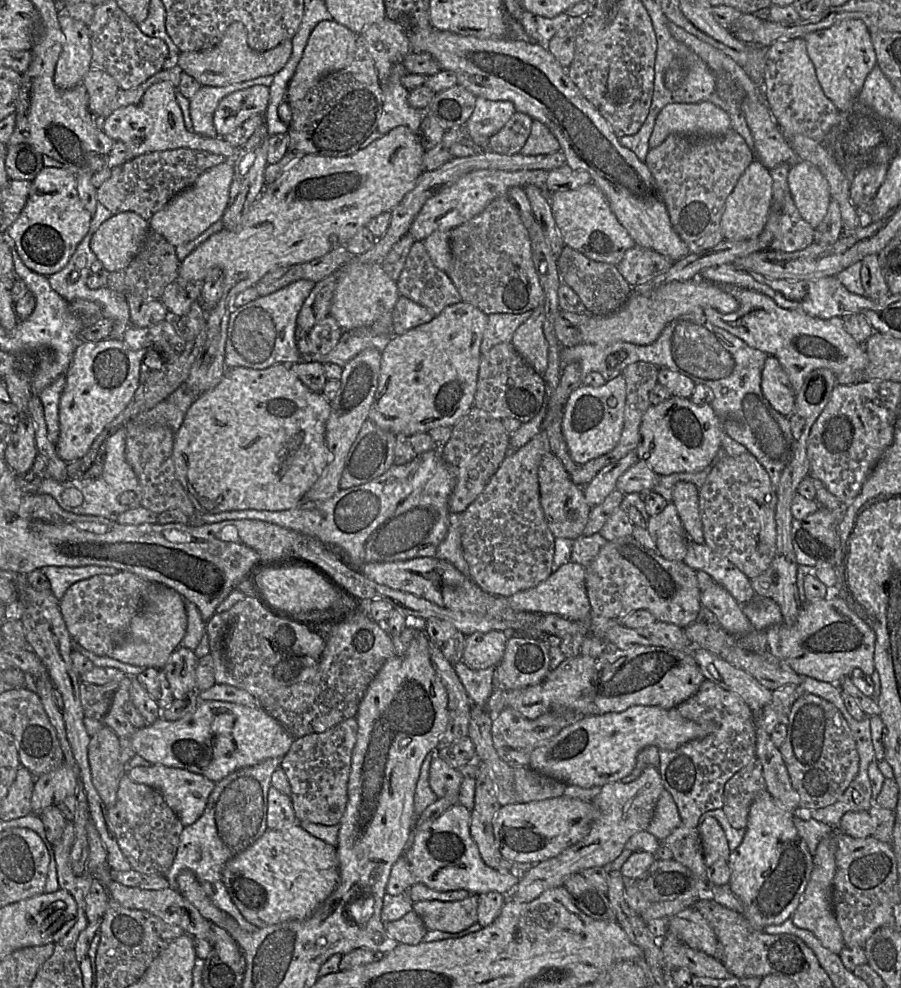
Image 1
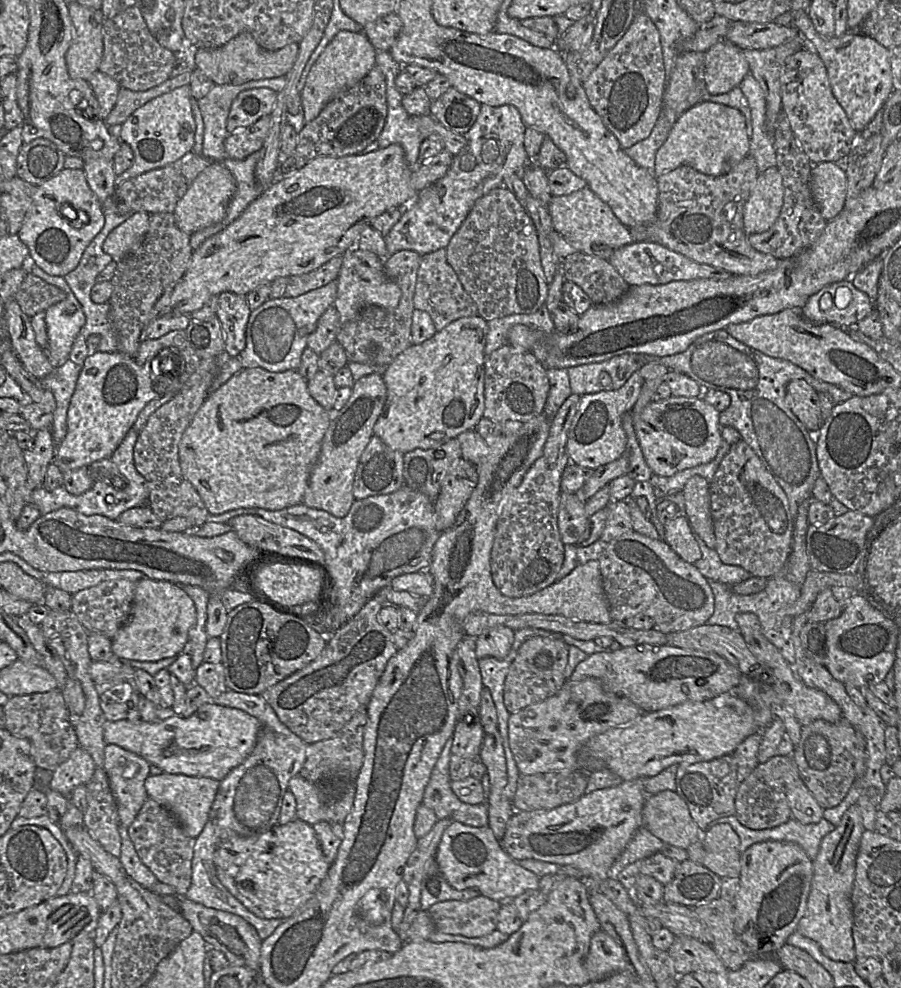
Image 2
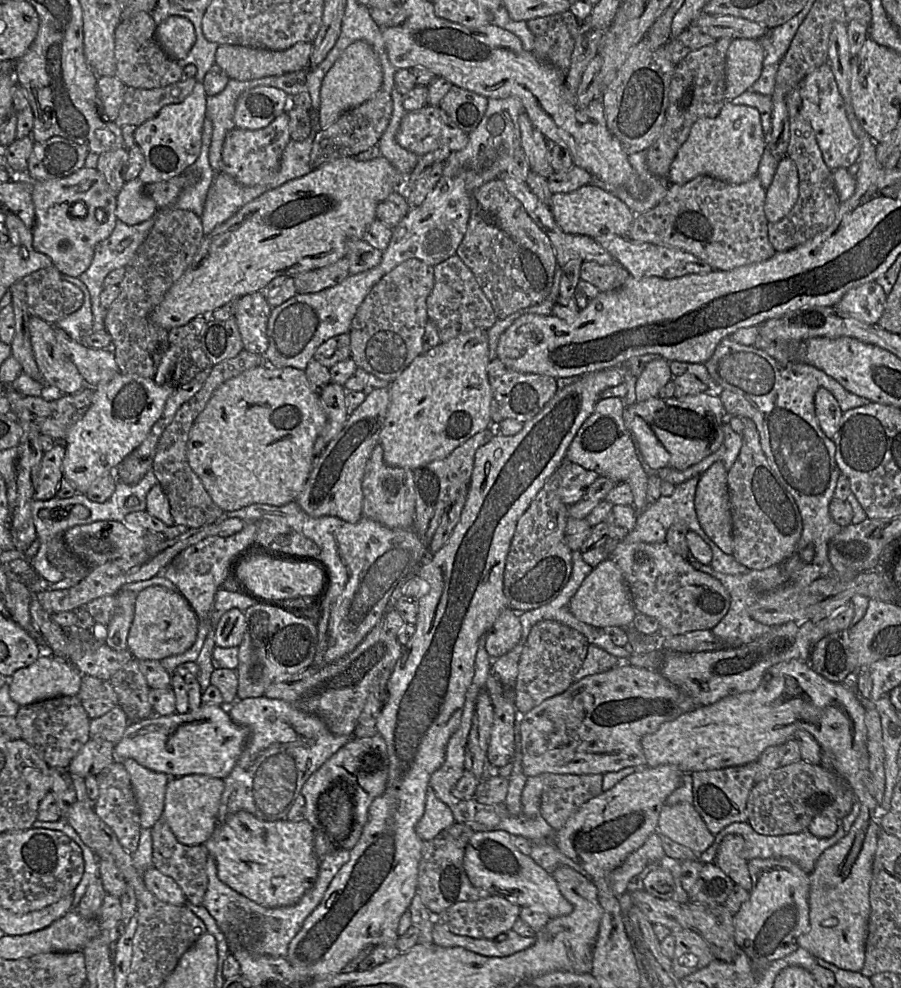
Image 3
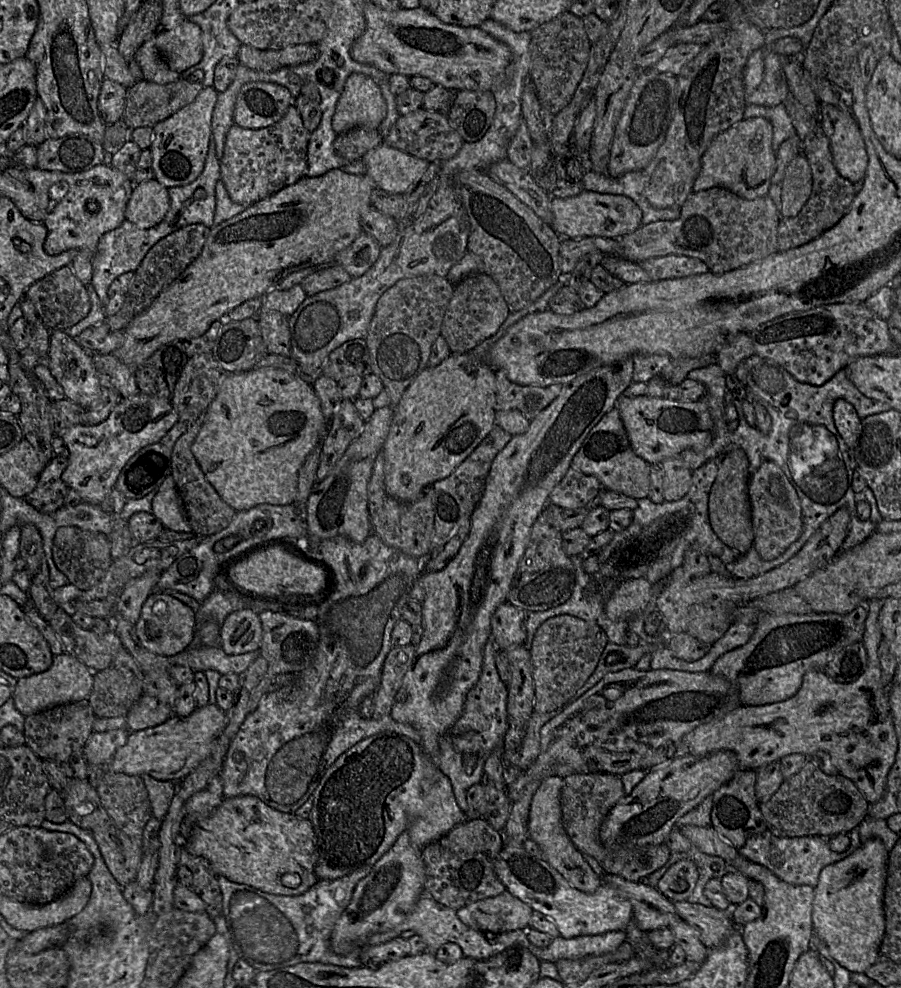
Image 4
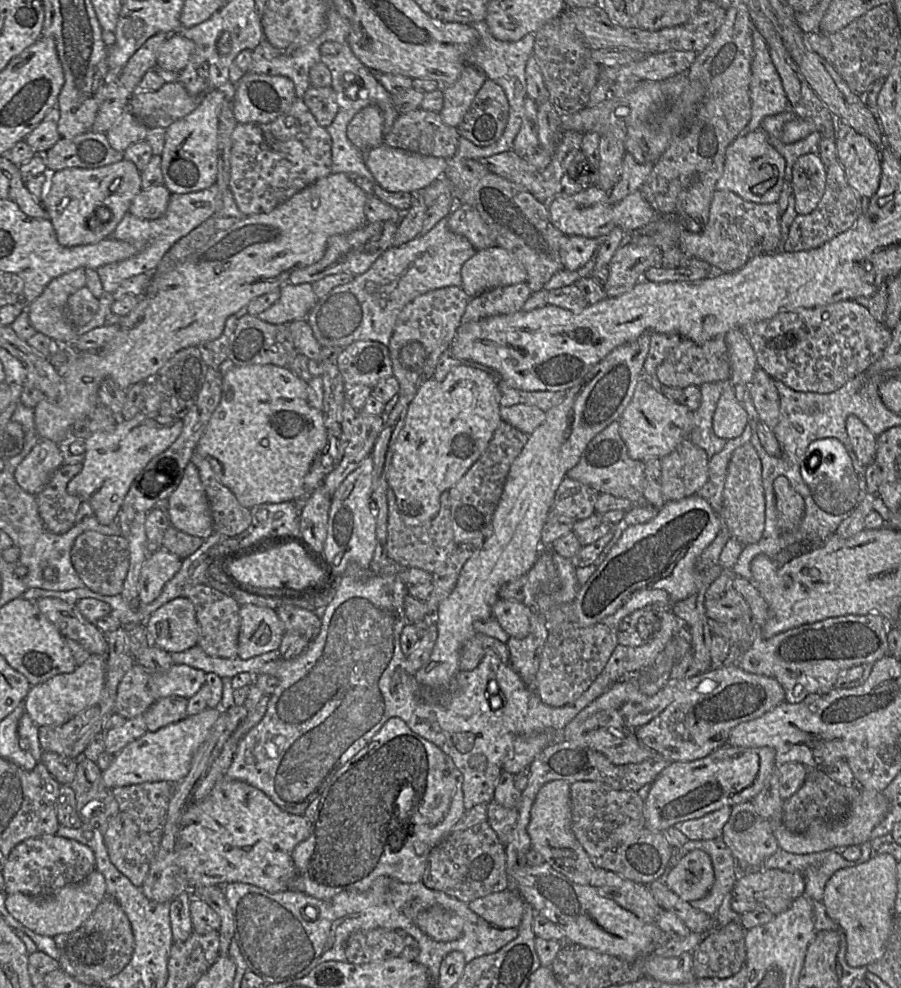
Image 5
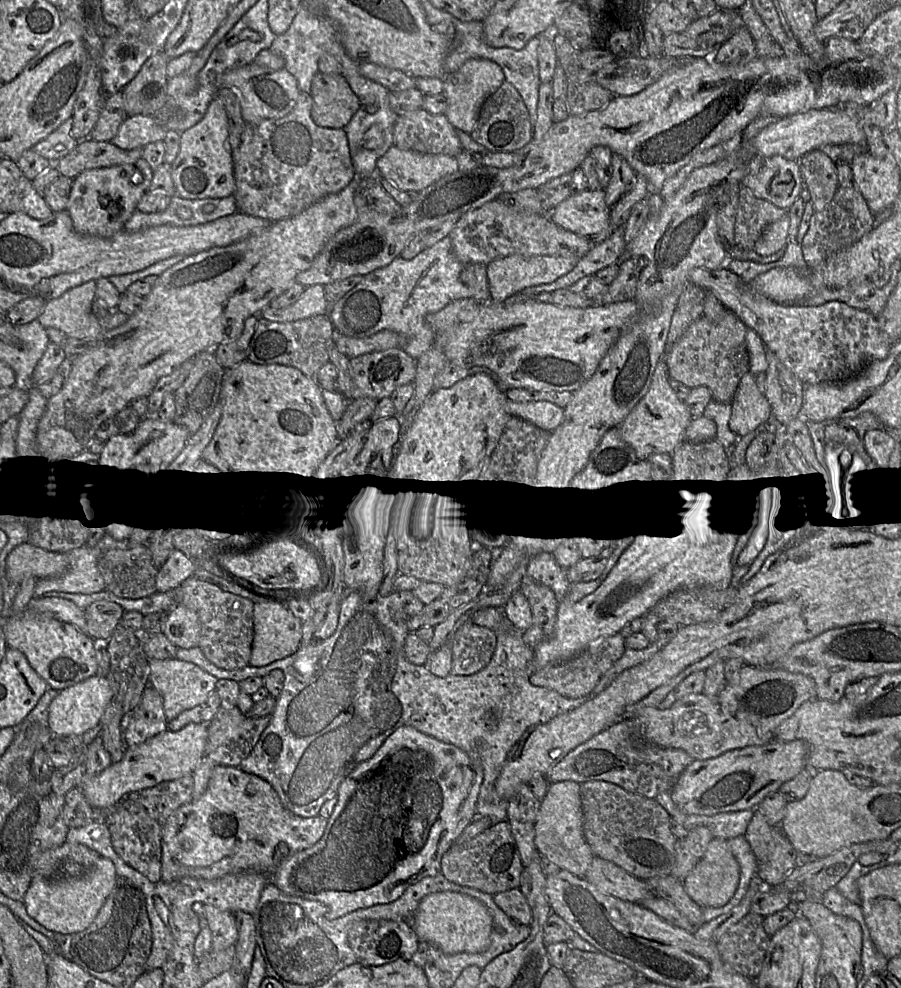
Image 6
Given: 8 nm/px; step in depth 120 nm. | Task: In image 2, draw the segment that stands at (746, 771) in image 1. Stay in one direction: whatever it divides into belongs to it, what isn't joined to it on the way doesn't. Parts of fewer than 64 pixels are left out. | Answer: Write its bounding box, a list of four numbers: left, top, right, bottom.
[735,756,804,830]

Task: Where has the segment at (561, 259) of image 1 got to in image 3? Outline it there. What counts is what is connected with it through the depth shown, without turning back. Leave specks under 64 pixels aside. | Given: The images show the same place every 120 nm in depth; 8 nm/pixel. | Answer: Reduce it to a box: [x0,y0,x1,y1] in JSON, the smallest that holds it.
[580,261,630,292]

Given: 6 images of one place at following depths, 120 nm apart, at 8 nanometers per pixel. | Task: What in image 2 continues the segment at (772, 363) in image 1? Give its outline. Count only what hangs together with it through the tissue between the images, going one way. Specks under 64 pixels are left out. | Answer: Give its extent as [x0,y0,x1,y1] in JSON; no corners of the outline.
[786,379,824,433]

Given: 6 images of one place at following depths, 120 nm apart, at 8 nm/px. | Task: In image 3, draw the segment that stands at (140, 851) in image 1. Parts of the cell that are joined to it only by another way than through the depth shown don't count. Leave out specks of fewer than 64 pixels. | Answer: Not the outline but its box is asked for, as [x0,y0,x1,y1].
[150,816,209,906]

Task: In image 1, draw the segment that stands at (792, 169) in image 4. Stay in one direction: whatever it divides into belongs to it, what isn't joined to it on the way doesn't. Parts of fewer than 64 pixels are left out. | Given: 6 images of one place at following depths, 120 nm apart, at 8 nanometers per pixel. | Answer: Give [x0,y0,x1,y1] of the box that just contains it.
[721,159,773,241]

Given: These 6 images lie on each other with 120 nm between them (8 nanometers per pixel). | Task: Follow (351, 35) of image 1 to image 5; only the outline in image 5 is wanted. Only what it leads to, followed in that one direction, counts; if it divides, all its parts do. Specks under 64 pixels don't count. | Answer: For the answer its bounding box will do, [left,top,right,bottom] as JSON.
[347,105,383,151]

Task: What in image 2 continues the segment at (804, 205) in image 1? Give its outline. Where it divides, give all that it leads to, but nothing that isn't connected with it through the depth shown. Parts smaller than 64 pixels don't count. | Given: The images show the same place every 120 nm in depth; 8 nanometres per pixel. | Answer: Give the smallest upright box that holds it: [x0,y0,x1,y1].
[810,162,846,221]

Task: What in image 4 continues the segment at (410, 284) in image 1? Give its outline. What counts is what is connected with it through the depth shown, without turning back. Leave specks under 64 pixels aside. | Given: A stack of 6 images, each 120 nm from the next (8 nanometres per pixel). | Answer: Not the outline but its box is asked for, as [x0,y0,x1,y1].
[441,272,511,354]

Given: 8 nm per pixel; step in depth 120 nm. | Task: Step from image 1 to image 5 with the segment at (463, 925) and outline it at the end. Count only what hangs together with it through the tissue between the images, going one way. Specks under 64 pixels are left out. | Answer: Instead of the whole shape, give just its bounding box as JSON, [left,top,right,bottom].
[469,890,526,928]

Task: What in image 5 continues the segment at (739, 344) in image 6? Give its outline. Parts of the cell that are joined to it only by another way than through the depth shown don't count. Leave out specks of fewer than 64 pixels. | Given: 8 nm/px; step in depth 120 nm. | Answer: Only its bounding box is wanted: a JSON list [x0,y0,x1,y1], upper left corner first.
[655,336,731,389]

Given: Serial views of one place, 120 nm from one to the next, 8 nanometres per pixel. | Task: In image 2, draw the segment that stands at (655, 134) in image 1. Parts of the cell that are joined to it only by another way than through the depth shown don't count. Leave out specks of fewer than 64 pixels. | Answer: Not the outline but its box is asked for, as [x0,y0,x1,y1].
[654,101,750,177]

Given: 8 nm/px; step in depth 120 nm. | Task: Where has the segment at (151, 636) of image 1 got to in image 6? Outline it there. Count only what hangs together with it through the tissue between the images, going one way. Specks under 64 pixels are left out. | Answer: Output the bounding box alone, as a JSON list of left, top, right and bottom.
[161,604,200,648]

